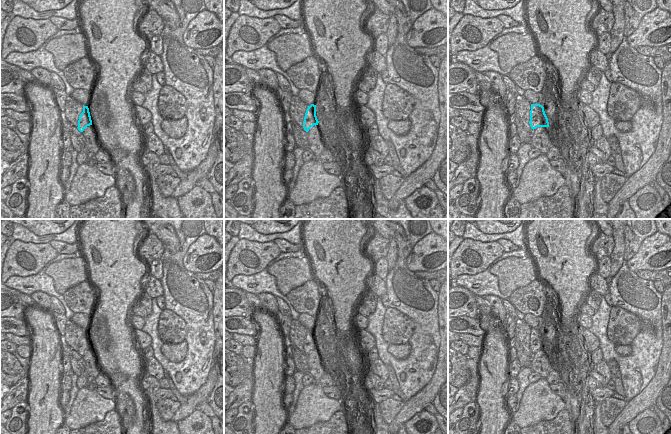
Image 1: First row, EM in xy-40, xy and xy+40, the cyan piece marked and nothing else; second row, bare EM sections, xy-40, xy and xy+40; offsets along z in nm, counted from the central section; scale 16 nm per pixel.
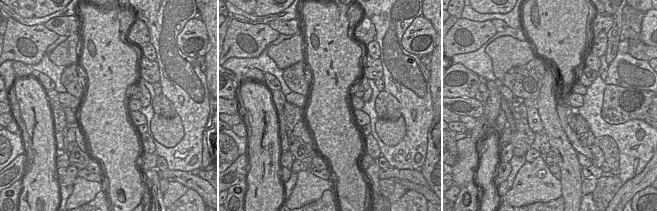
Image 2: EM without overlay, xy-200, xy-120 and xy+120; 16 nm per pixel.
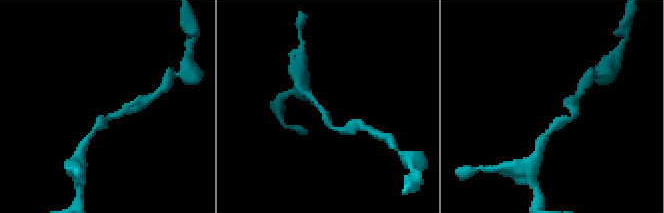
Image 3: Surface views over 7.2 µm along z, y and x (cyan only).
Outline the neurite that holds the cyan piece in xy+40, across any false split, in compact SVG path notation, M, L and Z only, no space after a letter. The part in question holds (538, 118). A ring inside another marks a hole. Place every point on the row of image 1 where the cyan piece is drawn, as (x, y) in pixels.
M531 104L529 124L533 130L537 127L549 127L548 118L542 105Z

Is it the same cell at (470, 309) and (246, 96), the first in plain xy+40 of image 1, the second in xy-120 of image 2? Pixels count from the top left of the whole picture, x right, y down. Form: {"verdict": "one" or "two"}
{"verdict": "two"}

